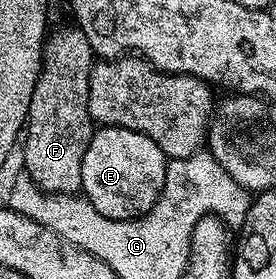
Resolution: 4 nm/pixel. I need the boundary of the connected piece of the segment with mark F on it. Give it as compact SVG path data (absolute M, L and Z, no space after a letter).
M76 26L70 28L57 28L48 33L45 38L45 50L41 58L41 72L37 75L35 82L35 94L31 94L31 106L29 107L29 118L23 129L23 144L25 140L25 168L24 171L32 180L37 183L45 192L64 192L66 194L77 194L82 191L82 163L83 156L87 151L88 143L95 131L95 122L89 113L89 79L91 78L91 70L95 63L95 57L91 50L91 42L87 42L87 34L83 34L83 30Z

